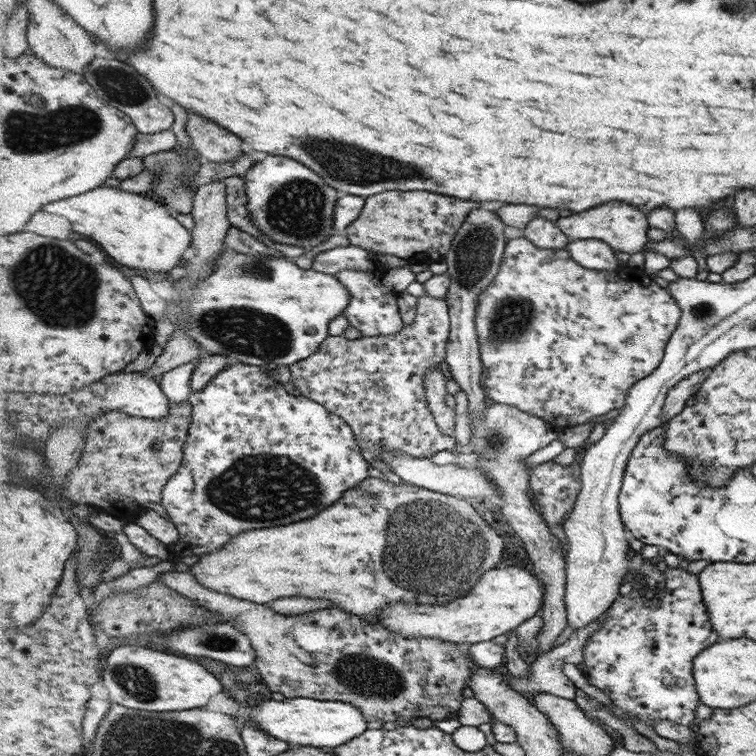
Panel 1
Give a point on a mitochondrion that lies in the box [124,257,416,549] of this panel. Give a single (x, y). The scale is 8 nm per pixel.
(256, 488)

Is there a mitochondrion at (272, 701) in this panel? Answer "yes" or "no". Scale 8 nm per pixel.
no

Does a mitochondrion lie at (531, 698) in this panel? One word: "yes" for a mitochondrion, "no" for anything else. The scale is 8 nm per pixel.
no

